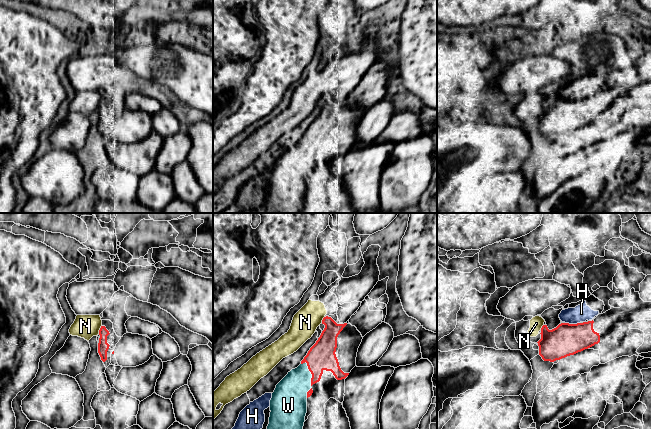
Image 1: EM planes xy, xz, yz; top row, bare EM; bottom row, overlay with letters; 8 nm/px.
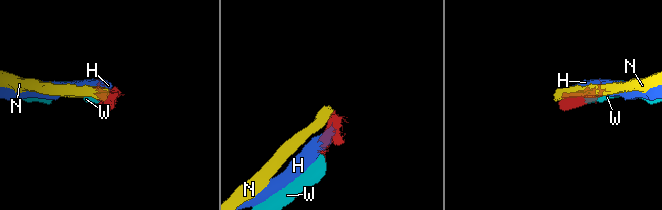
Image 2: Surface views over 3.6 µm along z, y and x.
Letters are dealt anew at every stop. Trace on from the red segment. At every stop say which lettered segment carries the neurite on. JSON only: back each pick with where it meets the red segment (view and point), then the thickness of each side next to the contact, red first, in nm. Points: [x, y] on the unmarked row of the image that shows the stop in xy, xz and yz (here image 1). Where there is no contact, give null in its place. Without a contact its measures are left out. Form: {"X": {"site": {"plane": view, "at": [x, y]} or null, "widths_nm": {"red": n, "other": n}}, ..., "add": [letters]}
{"W": {"site": {"plane": "xz", "at": [311, 149]}, "widths_nm": {"red": 220, "other": 280}}, "add": ["W"]}

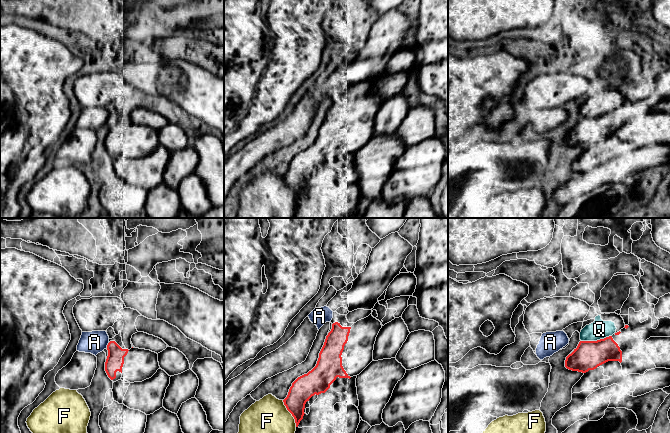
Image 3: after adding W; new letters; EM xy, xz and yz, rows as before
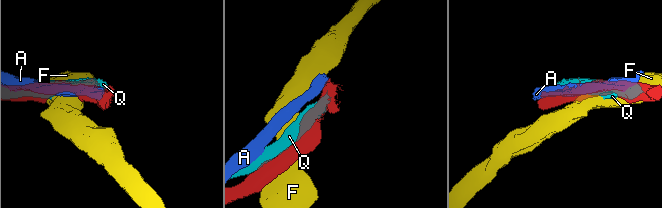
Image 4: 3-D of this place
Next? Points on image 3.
{"add": []}

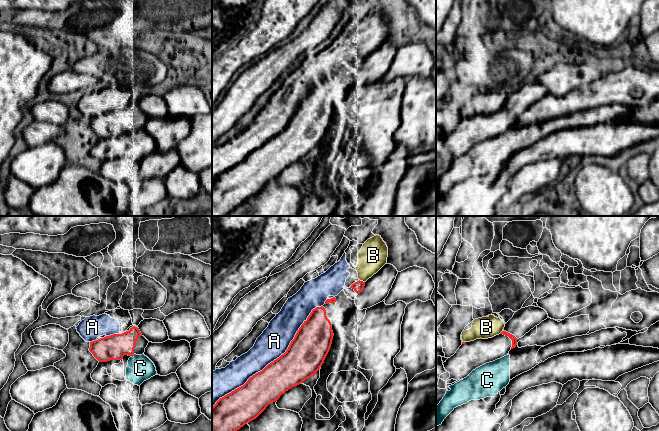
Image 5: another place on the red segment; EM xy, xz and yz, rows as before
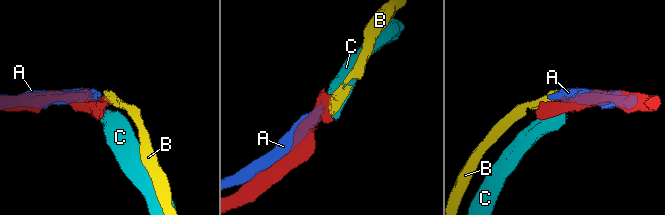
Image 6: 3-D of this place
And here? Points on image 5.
{"add": []}

